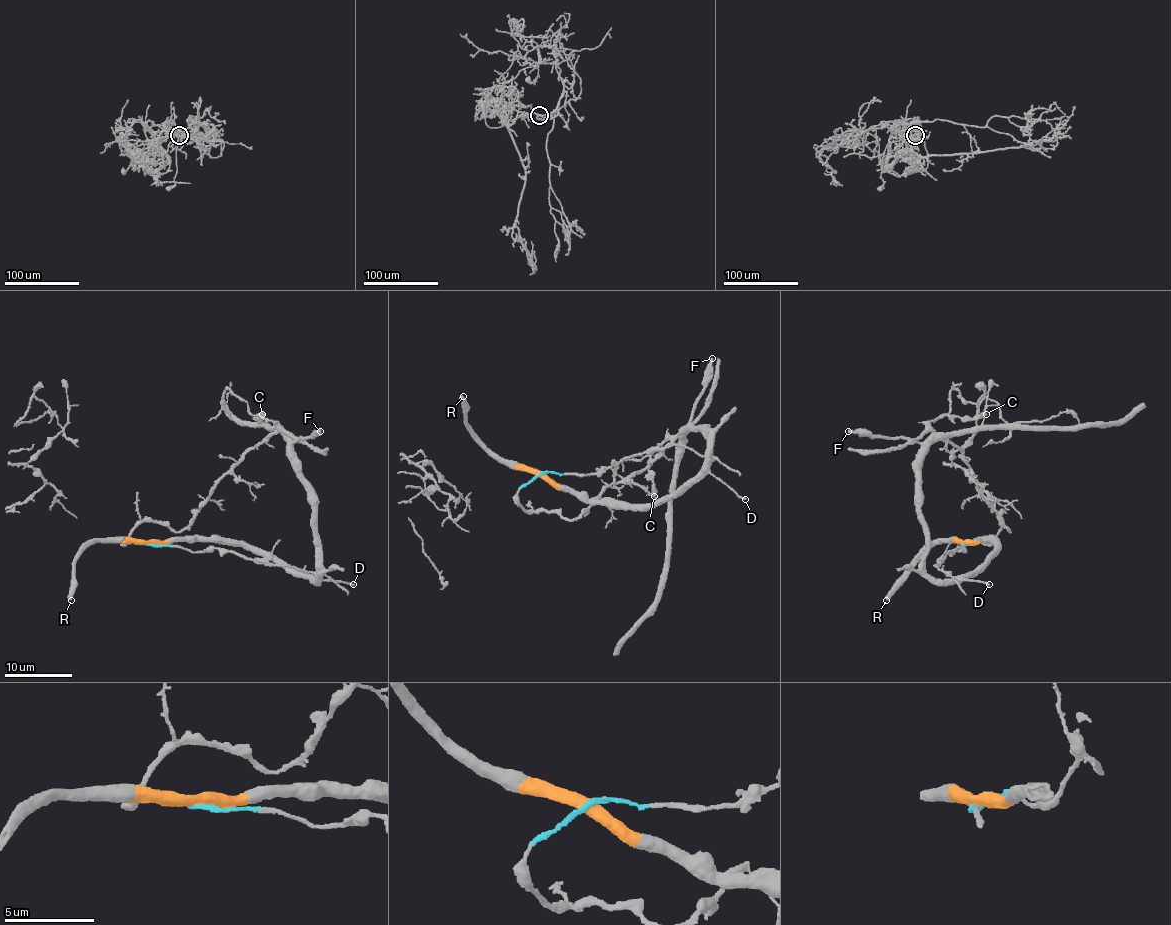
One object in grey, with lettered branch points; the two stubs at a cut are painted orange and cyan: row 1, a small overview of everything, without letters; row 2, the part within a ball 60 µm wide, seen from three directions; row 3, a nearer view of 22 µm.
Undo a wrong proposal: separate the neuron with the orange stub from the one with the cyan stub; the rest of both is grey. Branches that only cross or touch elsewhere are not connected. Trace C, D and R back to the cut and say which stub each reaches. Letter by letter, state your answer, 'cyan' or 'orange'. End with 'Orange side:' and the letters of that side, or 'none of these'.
C: cyan
D: orange
R: orange
Orange side: D, R

